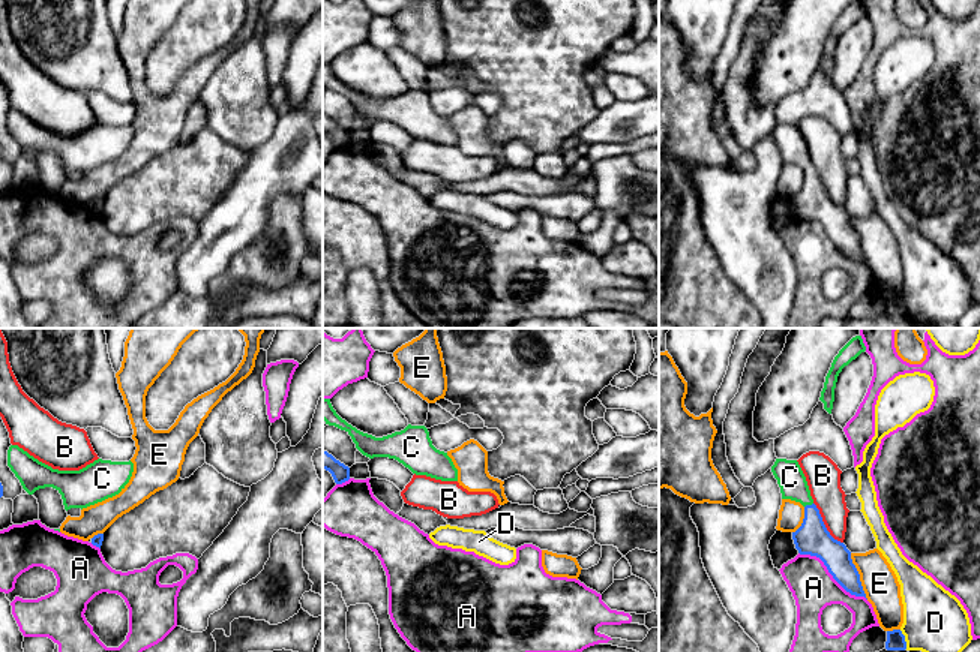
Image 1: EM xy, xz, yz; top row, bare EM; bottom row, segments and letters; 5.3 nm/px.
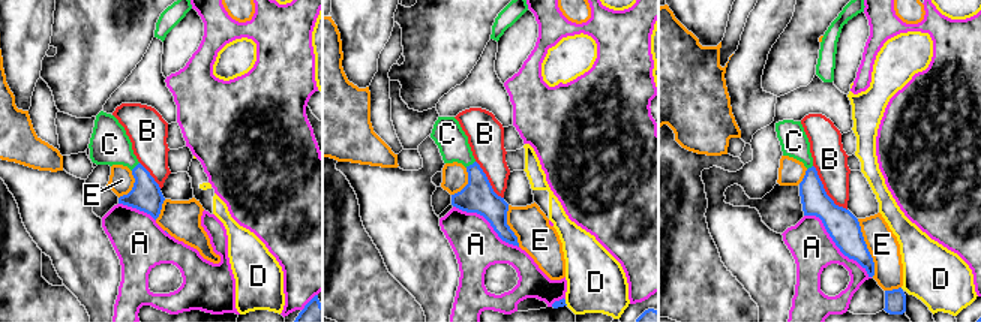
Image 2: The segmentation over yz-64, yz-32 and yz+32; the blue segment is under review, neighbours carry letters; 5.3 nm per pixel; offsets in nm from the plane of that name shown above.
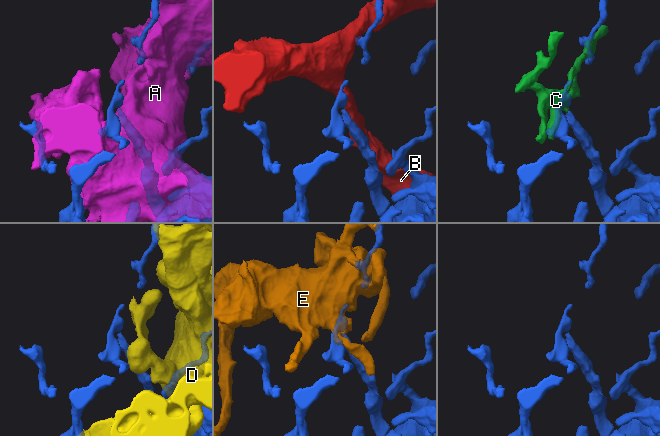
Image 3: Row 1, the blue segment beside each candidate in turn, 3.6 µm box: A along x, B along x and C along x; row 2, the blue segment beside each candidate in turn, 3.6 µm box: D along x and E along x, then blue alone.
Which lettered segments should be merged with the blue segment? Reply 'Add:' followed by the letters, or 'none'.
Add: C

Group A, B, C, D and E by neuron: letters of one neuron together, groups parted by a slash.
A / B / C / D / E

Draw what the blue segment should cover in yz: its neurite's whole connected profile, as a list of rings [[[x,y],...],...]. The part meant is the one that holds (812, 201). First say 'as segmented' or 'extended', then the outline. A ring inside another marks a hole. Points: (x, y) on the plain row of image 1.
extended; [[[776,123],[771,136],[780,151],[782,163],[791,163],[804,171],[803,187],[792,196],[798,217],[819,222],[846,256],[866,262],[851,216],[827,195],[798,126]]]

